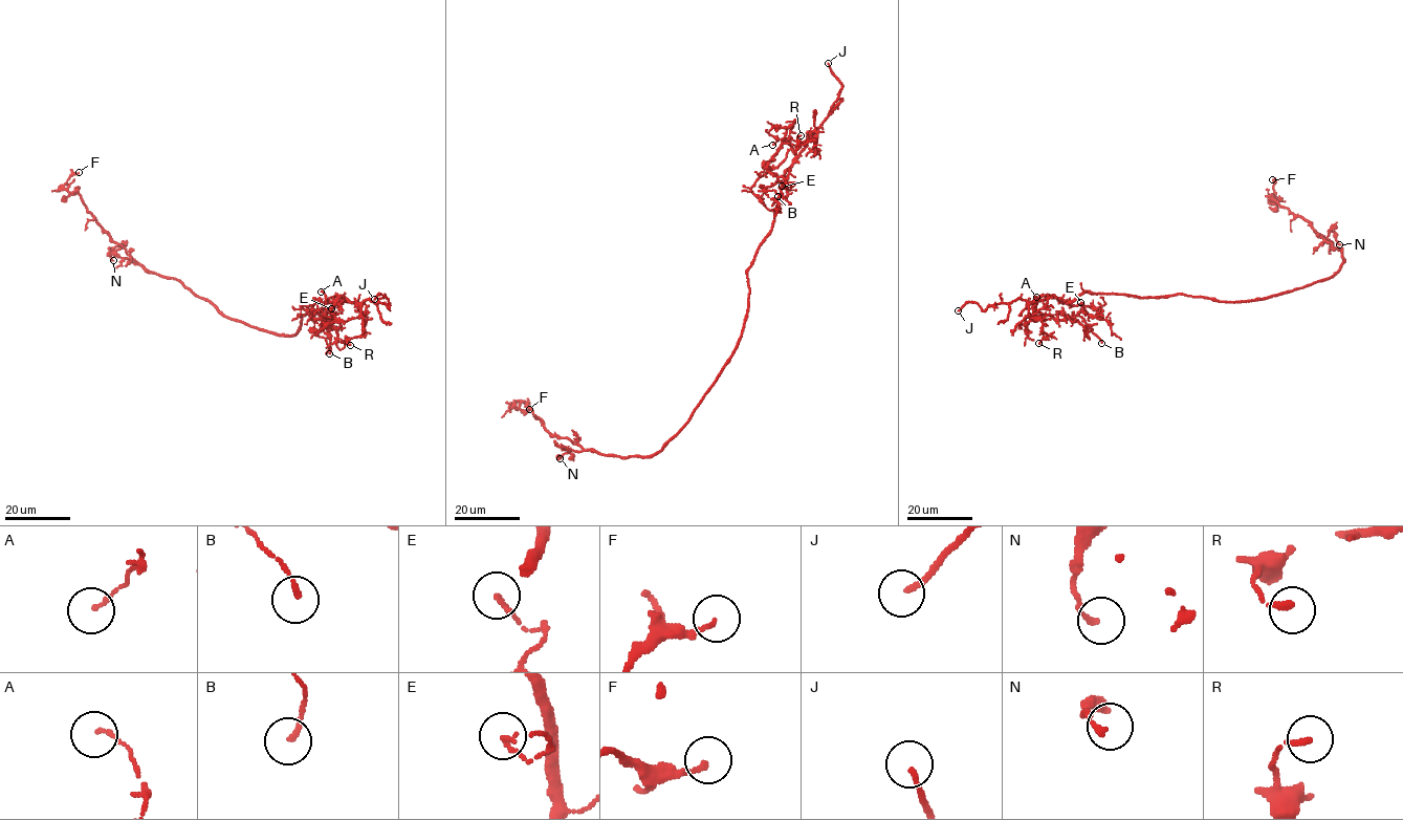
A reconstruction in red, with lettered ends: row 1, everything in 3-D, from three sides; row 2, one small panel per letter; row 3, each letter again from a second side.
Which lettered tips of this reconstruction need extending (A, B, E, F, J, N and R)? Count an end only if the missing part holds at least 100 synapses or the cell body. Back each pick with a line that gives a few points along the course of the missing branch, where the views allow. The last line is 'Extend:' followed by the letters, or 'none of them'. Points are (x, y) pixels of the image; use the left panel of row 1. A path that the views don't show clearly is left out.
J: Course of what is missing: (374, 299), (366, 296), (350, 272), (315, 271), (307, 253)
Extend: J

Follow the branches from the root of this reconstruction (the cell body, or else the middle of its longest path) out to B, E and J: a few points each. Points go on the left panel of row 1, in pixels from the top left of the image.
B: (284, 336), (297, 332), (299, 314), (343, 296), (316, 319), (327, 319), (314, 333), (329, 353)
E: (284, 336), (297, 332), (299, 314), (336, 300), (334, 306), (344, 297), (316, 319), (332, 317), (331, 308)
J: (284, 336), (297, 332), (299, 314), (336, 300), (334, 306), (369, 299), (389, 309), (382, 295), (374, 299)

